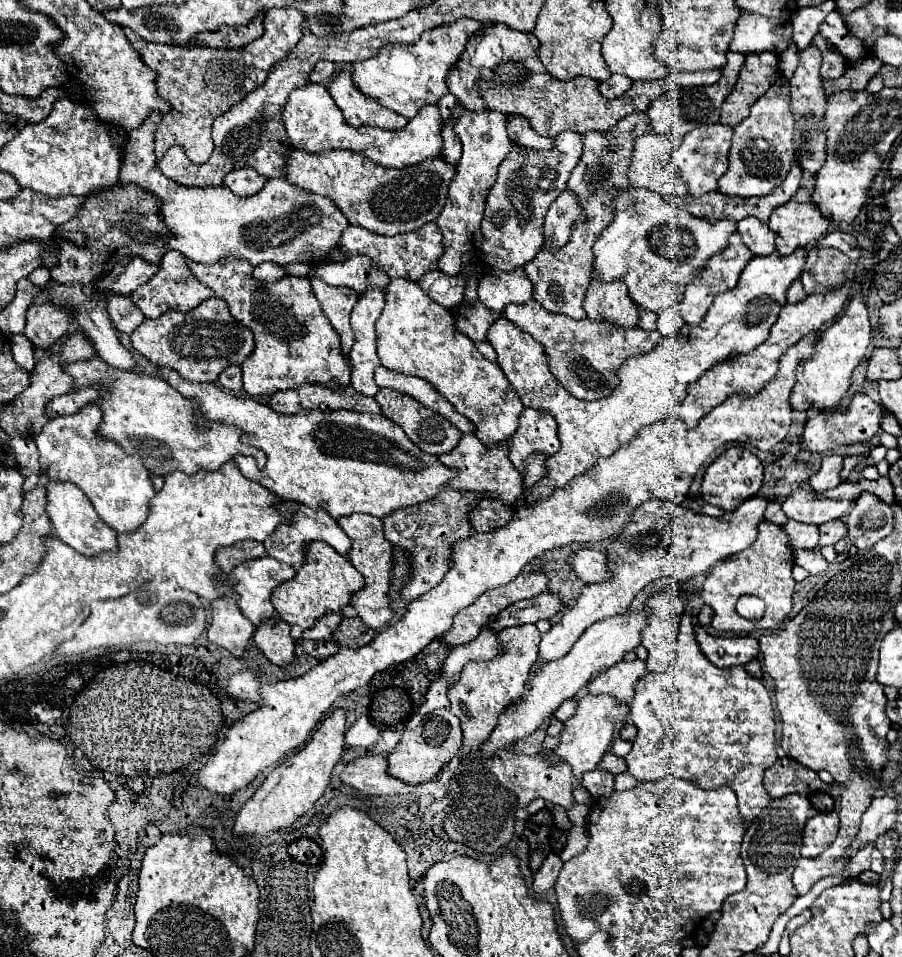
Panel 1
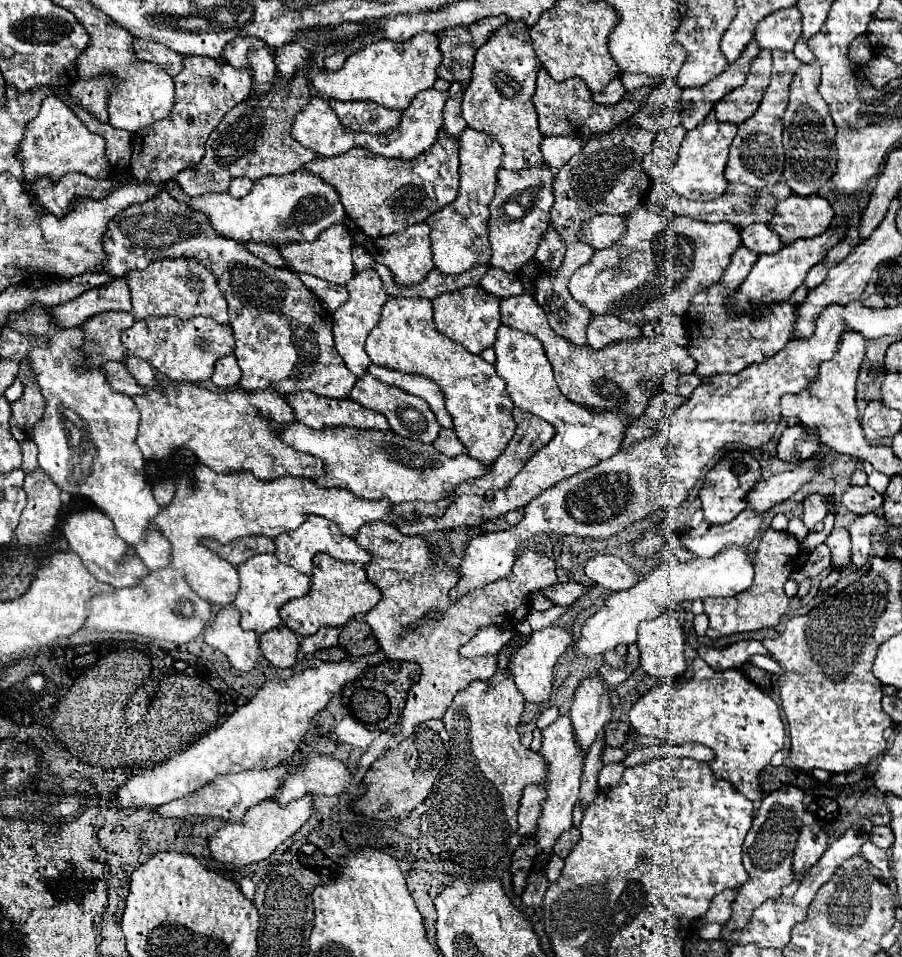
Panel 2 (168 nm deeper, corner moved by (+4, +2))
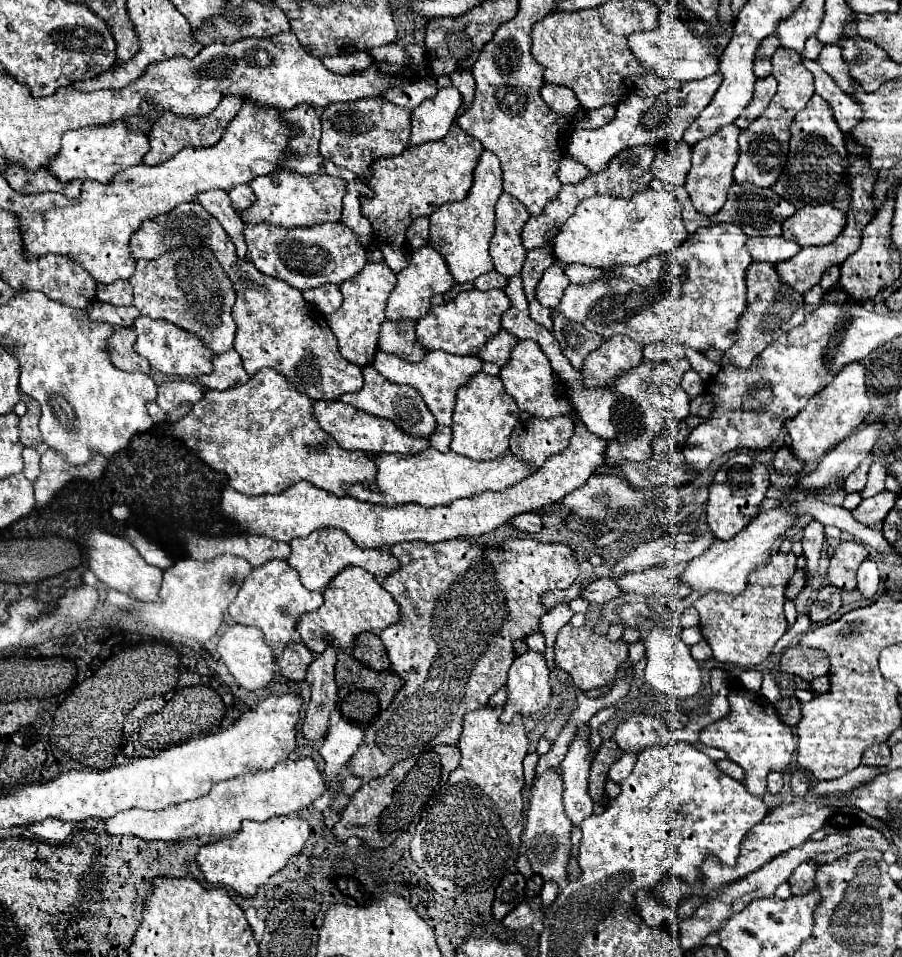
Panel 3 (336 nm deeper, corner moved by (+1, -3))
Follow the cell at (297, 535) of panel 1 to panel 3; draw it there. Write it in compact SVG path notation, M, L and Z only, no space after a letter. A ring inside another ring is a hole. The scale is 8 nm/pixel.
M318 529L310 533L304 539L292 539L290 541L290 557L288 565L292 565L304 583L306 589L310 591L322 591L330 583L334 575L338 575L346 565L358 565L366 571L370 571L376 577L386 577L392 571L398 569L398 561L386 551L386 549L360 549L342 529Z

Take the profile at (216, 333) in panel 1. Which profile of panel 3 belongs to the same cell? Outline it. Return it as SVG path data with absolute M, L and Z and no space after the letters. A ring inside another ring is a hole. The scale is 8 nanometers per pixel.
M138 317L134 321L134 331L136 331L136 353L146 357L152 365L152 369L168 375L168 377L180 377L188 381L196 381L200 375L212 373L212 349L200 343L196 335L188 335L188 331L168 323L168 321L154 321L150 317Z

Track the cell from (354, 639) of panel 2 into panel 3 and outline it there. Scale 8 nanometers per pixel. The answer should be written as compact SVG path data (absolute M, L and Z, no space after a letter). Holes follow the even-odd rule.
M374 633L358 635L356 641L354 641L354 647L352 647L352 655L360 663L370 667L370 669L376 669L376 671L390 669L390 661L388 661L386 649L384 649L382 641Z

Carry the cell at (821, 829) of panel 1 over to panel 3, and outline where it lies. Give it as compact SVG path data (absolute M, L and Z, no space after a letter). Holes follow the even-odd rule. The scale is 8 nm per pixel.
M808 861L808 863L796 867L792 877L788 879L788 883L792 887L792 895L804 895L804 893L808 893L814 887L816 869L818 869L816 861Z

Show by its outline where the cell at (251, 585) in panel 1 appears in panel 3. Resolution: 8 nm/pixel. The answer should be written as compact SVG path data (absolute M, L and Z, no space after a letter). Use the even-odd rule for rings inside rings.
M272 559L256 569L252 569L250 577L244 579L236 599L228 605L228 613L240 625L258 627L264 633L266 645L270 645L272 649L284 649L290 641L294 641L298 615L318 609L322 605L322 601L324 599L322 599L320 591L304 589L296 569L292 569L286 561Z

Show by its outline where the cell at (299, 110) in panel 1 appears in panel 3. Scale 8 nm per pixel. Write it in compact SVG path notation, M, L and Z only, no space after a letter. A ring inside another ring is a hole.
M444 87L432 99L422 101L412 111L412 133L408 141L410 147L442 139L448 133L460 103L462 97L454 87Z

